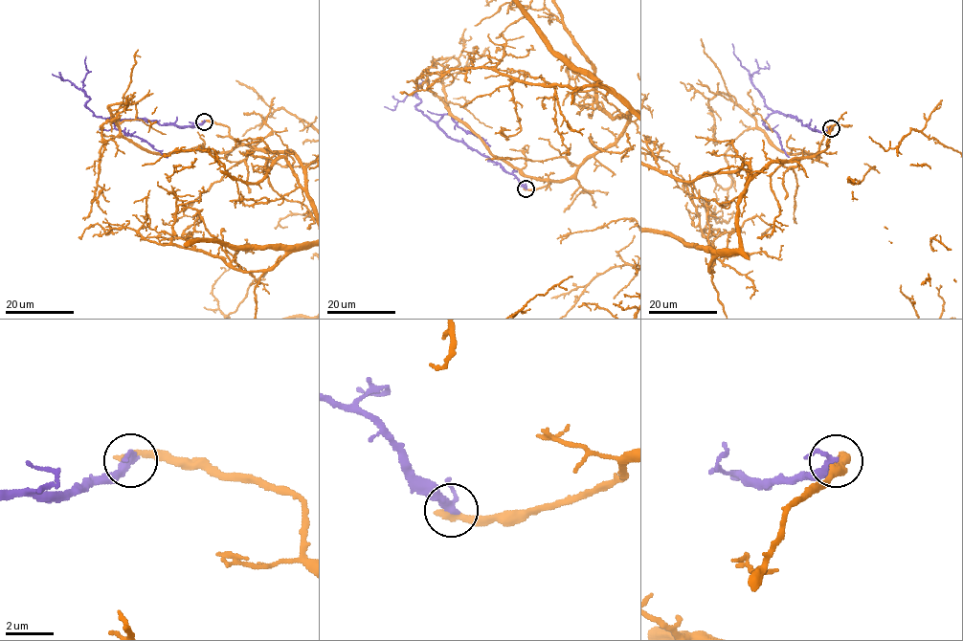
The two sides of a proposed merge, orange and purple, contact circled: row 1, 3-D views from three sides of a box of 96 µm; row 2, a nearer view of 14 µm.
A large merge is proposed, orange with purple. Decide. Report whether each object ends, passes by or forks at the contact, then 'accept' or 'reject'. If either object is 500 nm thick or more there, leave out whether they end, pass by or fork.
orange ends; purple passes by; reject

